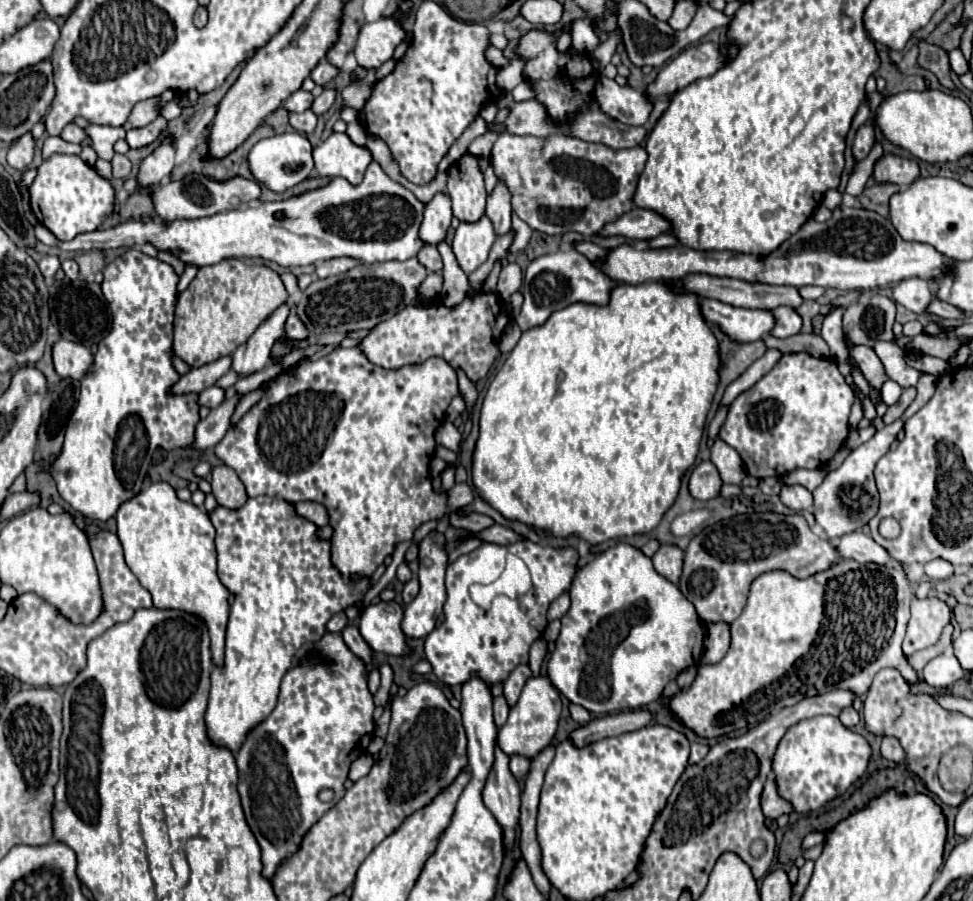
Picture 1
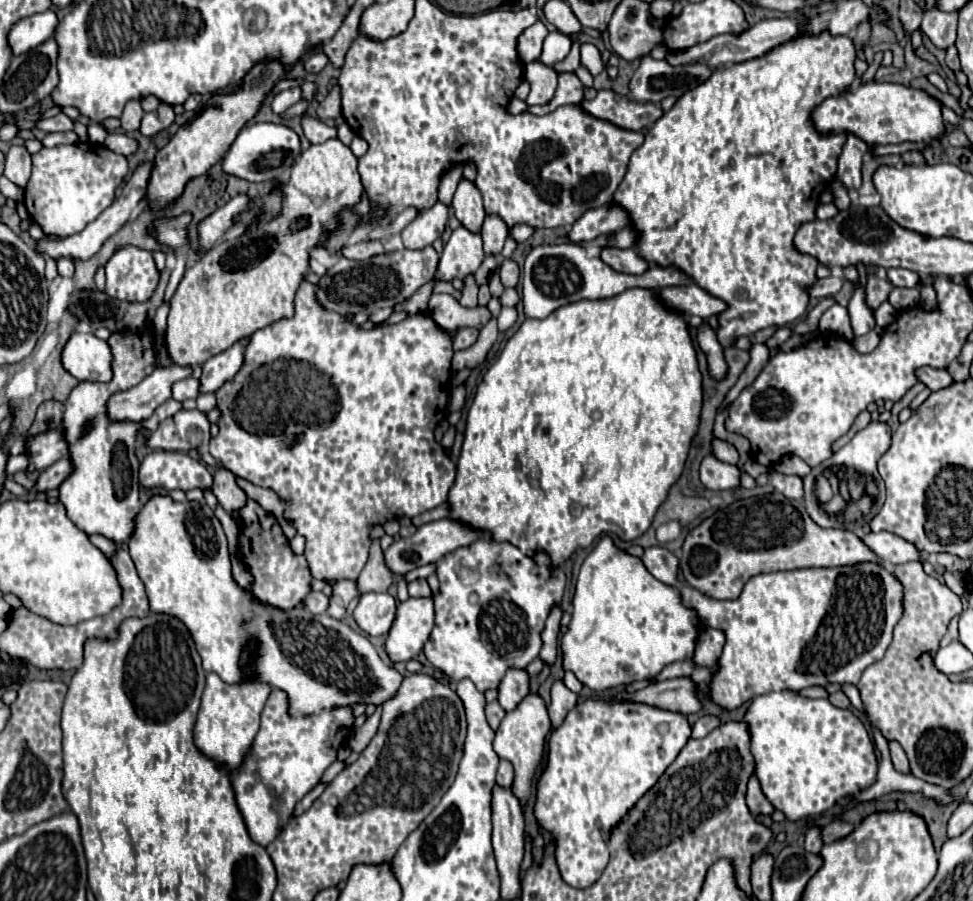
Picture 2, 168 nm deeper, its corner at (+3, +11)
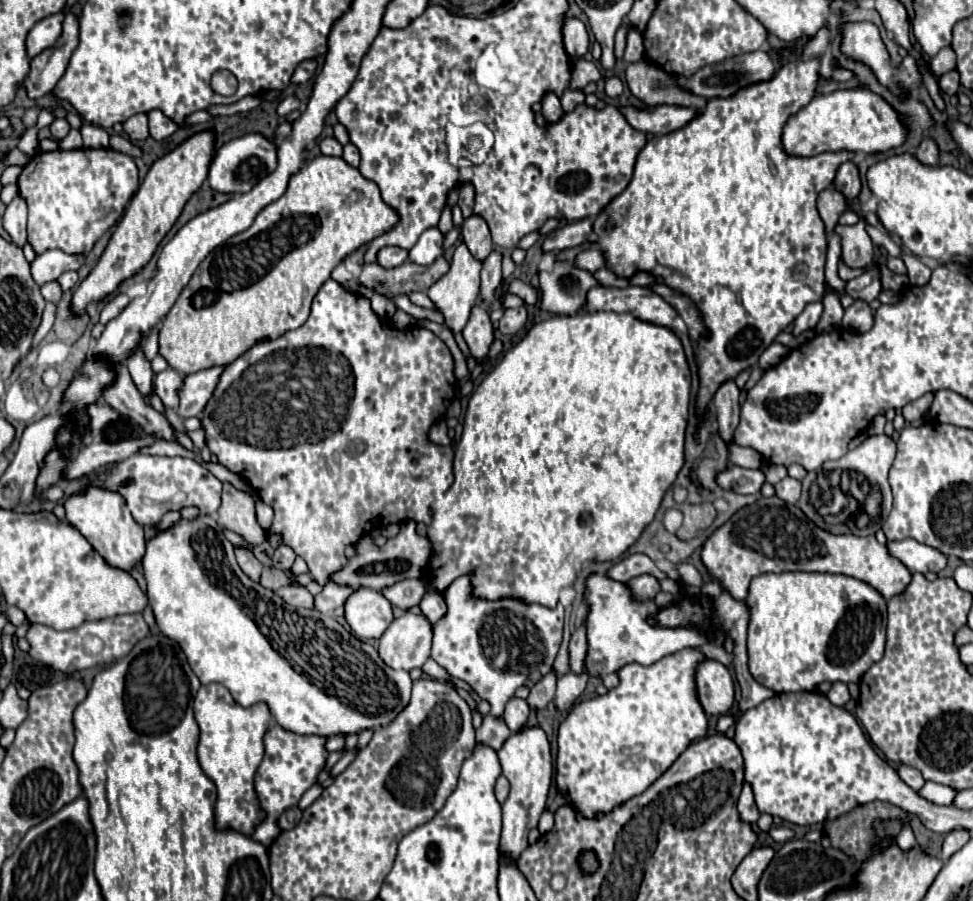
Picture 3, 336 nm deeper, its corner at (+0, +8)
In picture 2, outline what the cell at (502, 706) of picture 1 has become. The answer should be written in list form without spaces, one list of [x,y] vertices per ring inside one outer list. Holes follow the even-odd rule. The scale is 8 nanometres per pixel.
[[[491,702],[491,704],[485,706],[485,716],[487,716],[487,724],[493,730],[497,730],[499,724],[501,724],[501,720],[503,720],[503,716],[505,716],[505,710],[497,702]]]

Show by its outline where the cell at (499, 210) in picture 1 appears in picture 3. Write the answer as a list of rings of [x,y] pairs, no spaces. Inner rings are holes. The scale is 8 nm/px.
[[[494,249],[482,263],[482,285],[480,285],[480,299],[486,307],[492,305],[496,289],[502,281],[502,251]]]

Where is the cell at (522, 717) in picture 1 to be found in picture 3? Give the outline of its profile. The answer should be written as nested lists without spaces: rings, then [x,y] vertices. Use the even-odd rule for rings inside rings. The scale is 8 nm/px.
[[[524,727],[522,731],[512,733],[504,745],[498,749],[498,759],[502,765],[502,773],[508,777],[512,789],[502,805],[502,839],[500,839],[500,853],[518,859],[518,855],[528,847],[528,831],[538,825],[538,819],[544,811],[550,779],[552,779],[552,757],[550,757],[550,743],[542,727]]]

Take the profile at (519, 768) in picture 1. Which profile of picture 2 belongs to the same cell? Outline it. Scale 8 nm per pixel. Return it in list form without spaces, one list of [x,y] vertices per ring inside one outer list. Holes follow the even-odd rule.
[[[501,760],[499,770],[497,770],[497,786],[509,788],[511,780],[513,780],[513,768],[511,768],[511,764],[507,760]]]

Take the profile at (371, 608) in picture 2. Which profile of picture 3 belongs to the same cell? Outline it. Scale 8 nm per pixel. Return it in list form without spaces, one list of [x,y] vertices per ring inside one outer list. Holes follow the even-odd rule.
[[[360,587],[358,591],[354,591],[344,609],[348,625],[360,639],[382,637],[382,633],[394,619],[390,601],[382,593],[368,587]]]

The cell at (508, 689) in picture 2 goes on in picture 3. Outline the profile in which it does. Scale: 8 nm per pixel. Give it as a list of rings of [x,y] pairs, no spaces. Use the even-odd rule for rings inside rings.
[[[512,697],[508,703],[506,703],[506,709],[504,709],[504,721],[506,725],[510,727],[510,731],[518,731],[526,719],[528,719],[528,703],[524,699],[518,699],[518,697]]]

